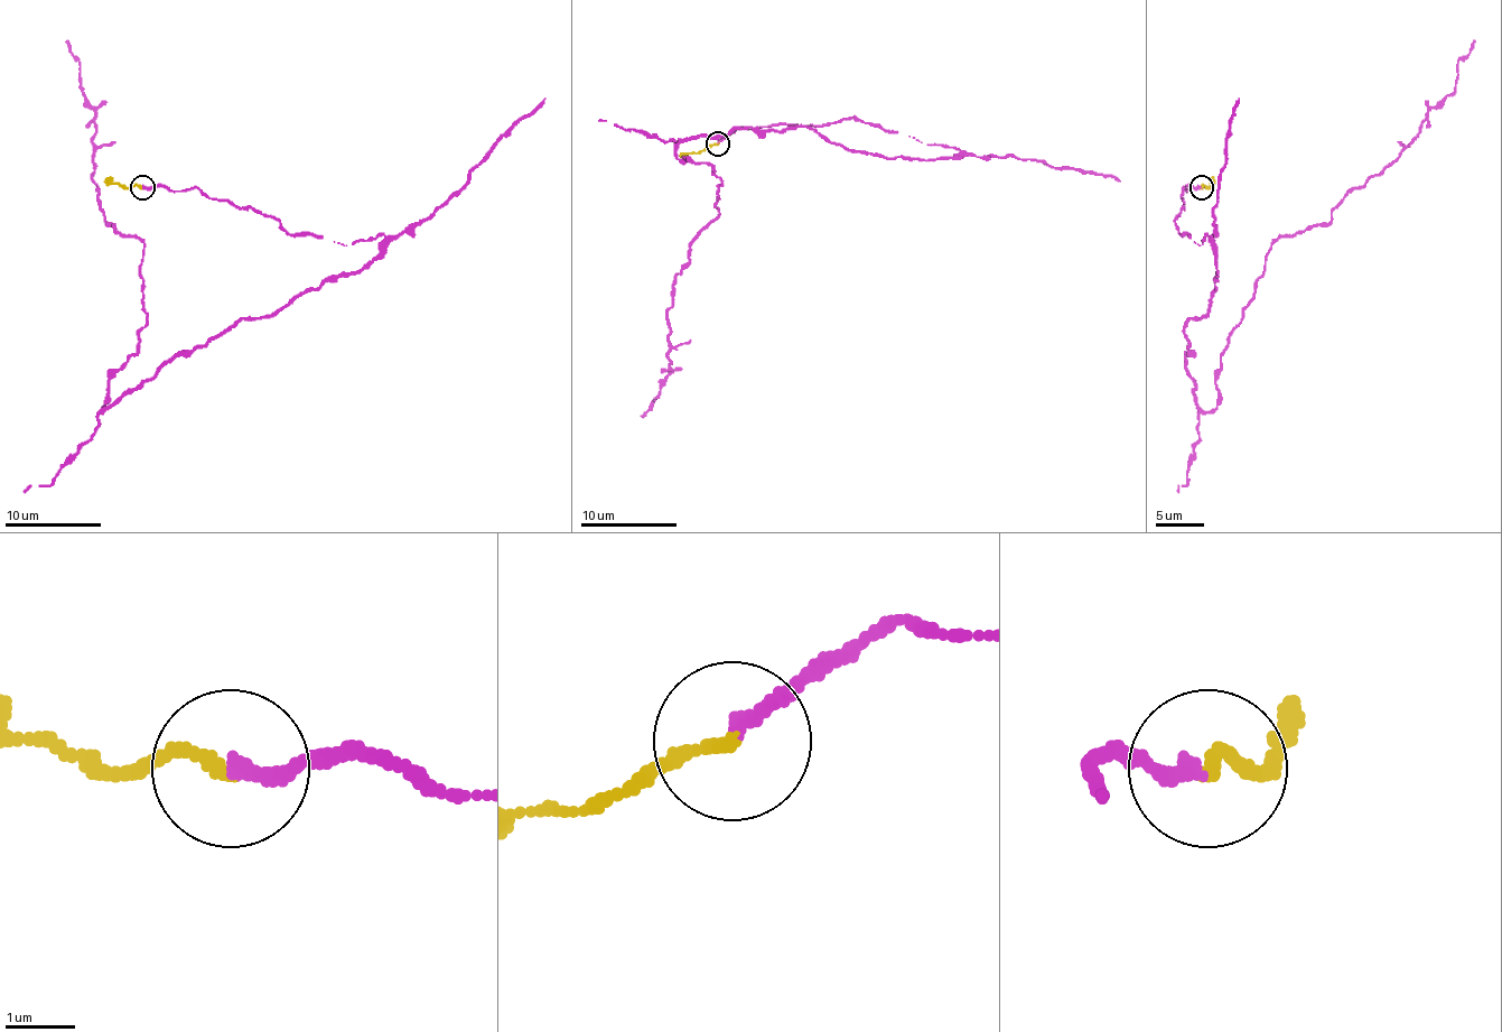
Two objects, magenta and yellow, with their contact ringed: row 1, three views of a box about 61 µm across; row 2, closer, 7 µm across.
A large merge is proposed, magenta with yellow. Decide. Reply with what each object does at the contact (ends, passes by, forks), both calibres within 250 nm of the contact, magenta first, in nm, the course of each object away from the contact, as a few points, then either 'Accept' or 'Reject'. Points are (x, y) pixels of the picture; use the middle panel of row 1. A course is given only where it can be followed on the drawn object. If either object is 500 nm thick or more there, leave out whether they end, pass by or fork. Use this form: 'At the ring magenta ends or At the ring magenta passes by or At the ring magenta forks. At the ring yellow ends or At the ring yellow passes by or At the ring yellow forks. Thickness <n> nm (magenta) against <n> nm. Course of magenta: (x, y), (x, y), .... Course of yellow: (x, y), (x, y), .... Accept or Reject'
At the ring magenta ends. At the ring yellow ends. Thickness 200 nm (magenta) against 170 nm. Course of magenta: (718, 142), (856, 117), (959, 152), (854, 152), (805, 126), (674, 148), (720, 179), (718, 213), (641, 417). Course of yellow: (718, 142), (680, 157). Accept

